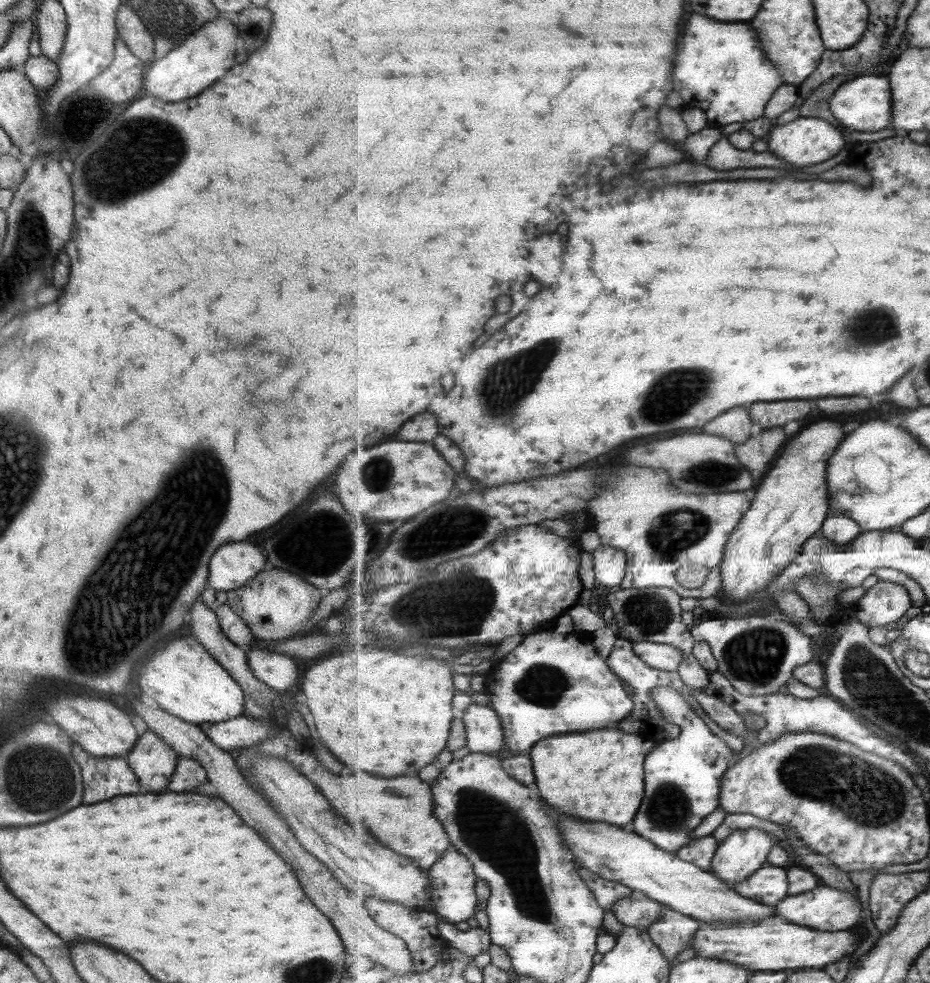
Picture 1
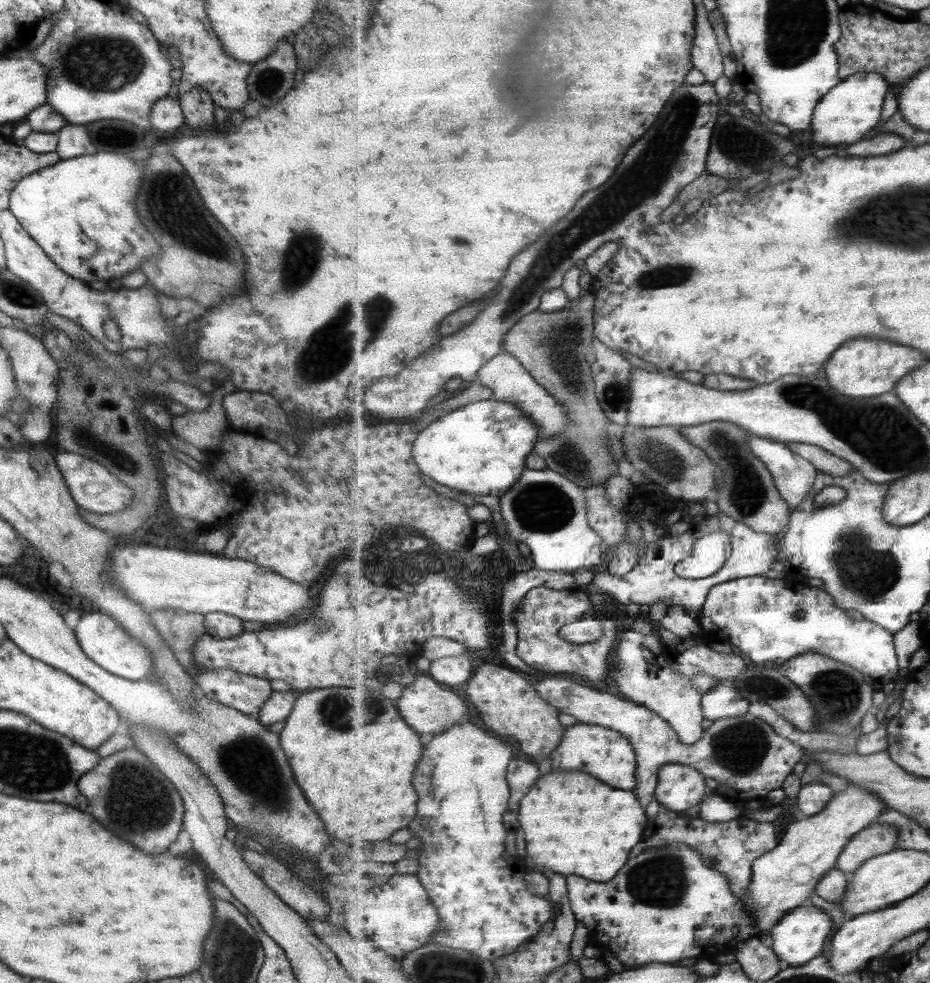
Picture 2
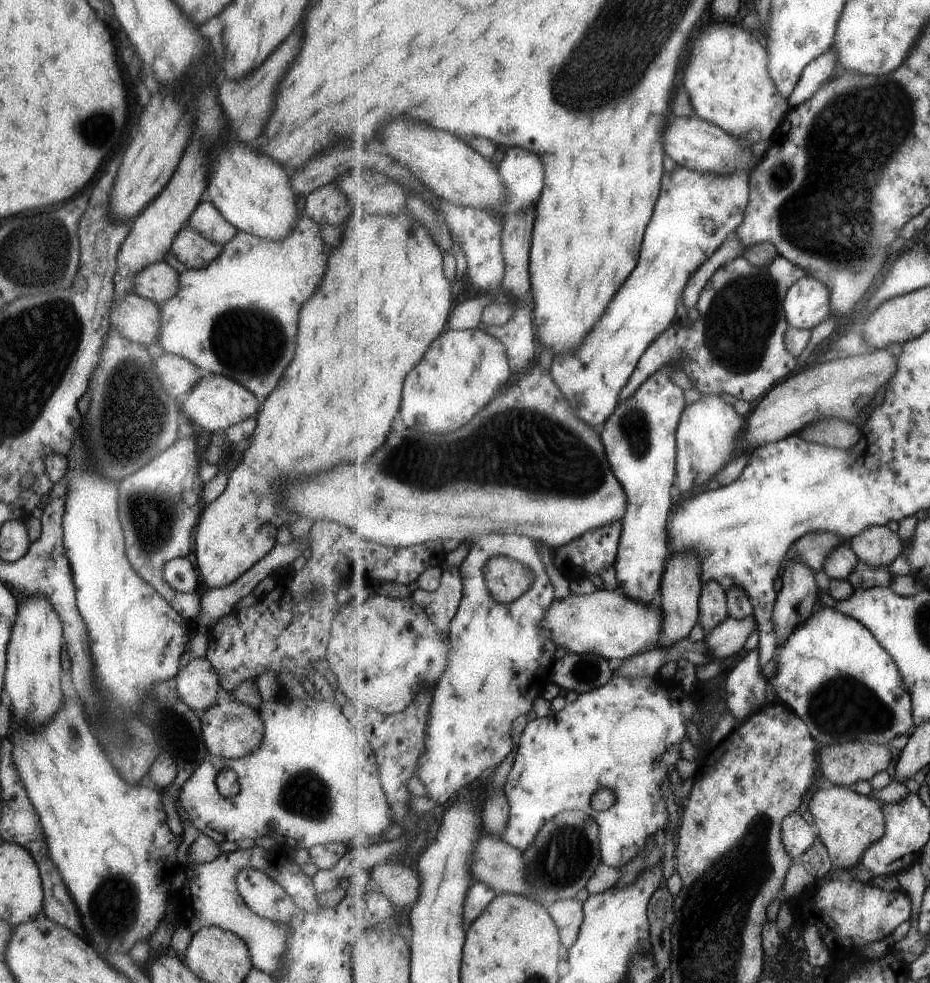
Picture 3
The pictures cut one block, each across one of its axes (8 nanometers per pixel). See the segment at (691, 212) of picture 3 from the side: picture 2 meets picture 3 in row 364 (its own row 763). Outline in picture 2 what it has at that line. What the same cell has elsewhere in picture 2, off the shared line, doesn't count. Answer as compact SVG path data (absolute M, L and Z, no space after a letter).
M575 723L566 727L564 739L557 750L552 753L551 766L555 772L585 772L605 784L613 784L613 788L621 788L627 791L633 791L637 788L637 754L629 738L625 738L620 732L611 728L605 728L598 724Z

